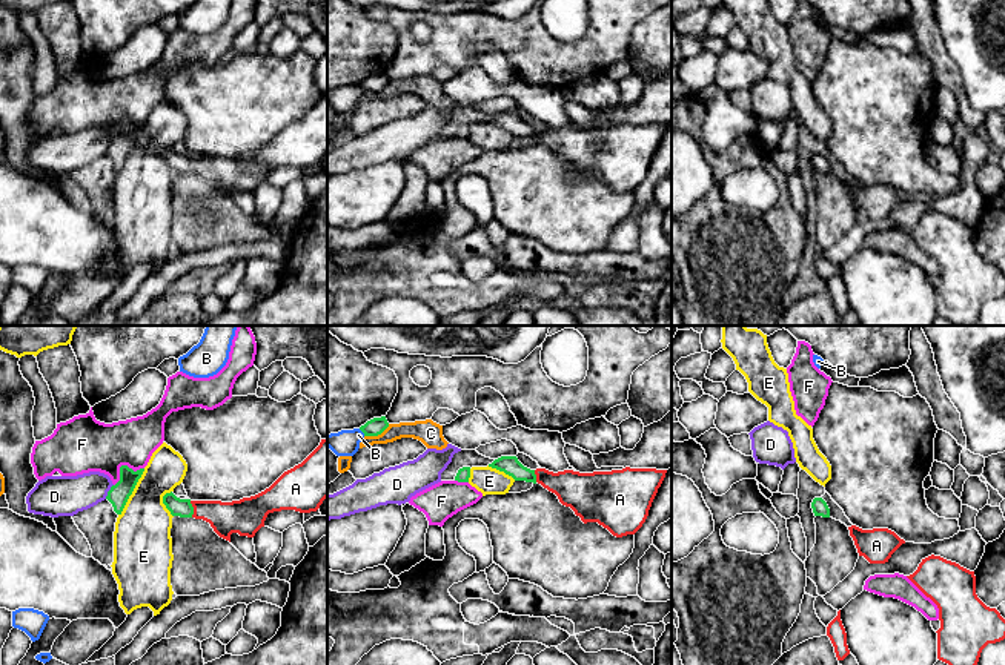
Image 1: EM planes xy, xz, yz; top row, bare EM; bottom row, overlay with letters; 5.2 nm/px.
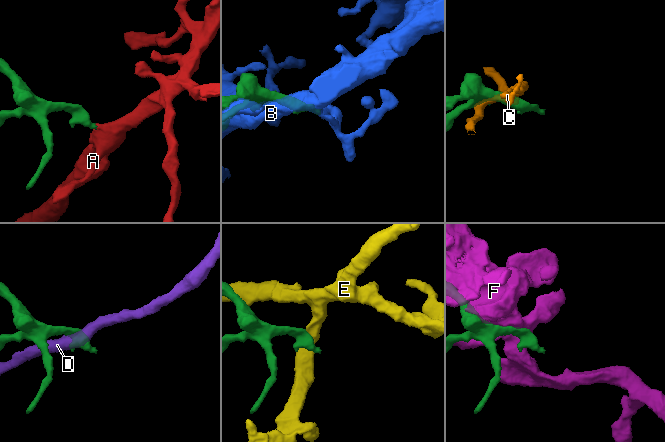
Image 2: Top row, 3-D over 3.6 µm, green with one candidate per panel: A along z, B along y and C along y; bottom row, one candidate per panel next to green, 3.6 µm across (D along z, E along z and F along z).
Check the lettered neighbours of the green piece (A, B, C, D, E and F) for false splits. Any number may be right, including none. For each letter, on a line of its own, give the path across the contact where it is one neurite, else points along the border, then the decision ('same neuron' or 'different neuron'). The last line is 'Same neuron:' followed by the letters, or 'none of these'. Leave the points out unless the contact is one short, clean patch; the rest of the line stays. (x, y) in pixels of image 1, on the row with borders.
A: across xy (179, 507), (192, 509), (238, 516) | same neuron
B: different neuron
C: different neuron
D: along xy (112, 484), (105, 498) | different neuron
E: along xy (145, 469), (119, 515) | different neuron
F: different neuron
Same neuron: A

